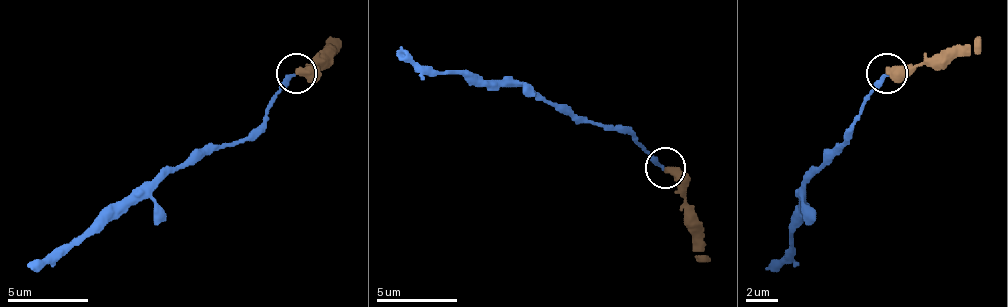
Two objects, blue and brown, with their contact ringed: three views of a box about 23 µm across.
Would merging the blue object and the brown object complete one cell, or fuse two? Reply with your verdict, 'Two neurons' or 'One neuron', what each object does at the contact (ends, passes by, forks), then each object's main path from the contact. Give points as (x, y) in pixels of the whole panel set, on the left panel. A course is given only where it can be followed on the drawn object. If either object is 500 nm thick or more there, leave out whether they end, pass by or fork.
One neuron. At the ring blue ends. At the ring brown ends. Course of blue: (293, 76), (273, 96), (269, 116), (240, 140), (204, 148), (152, 185), (140, 185), (55, 249), (27, 265). Course of brown: (297, 72), (309, 72), (317, 64), (325, 44), (341, 40)

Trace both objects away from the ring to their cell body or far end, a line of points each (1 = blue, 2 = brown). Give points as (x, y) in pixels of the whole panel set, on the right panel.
1: (888, 76), (867, 96), (839, 148), (803, 185), (791, 249), (771, 265)
2: (888, 72), (912, 72), (920, 64), (944, 64), (980, 40)

